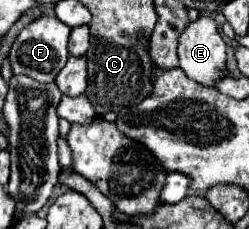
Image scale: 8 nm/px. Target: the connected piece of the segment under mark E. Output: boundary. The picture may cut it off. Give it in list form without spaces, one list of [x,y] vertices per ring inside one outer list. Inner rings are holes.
[[[199,17],[179,37],[179,67],[203,87],[215,87],[225,73],[225,43],[213,19]]]

